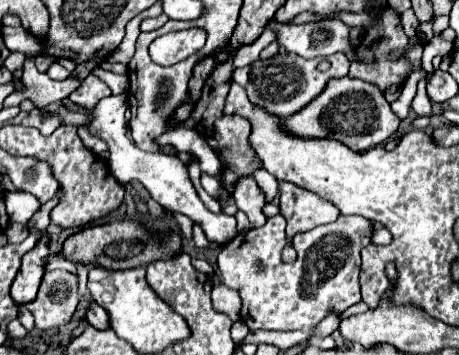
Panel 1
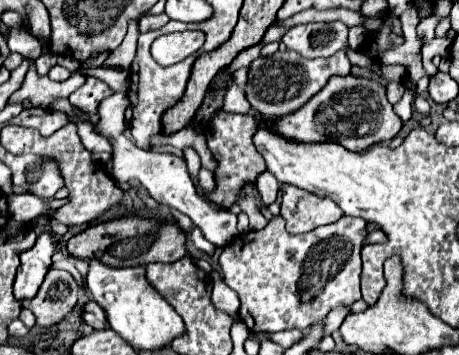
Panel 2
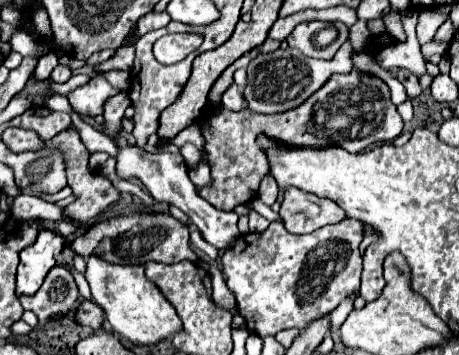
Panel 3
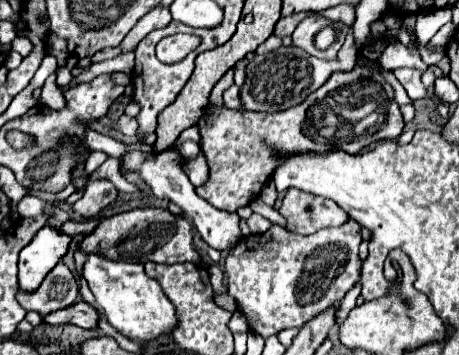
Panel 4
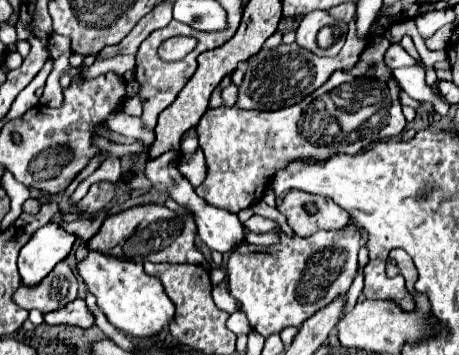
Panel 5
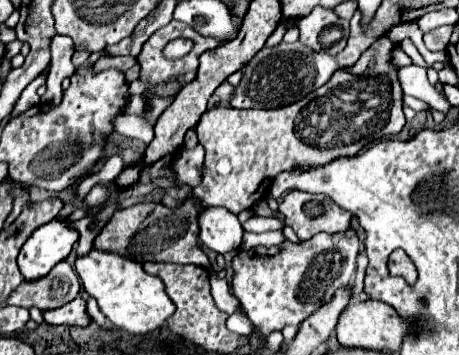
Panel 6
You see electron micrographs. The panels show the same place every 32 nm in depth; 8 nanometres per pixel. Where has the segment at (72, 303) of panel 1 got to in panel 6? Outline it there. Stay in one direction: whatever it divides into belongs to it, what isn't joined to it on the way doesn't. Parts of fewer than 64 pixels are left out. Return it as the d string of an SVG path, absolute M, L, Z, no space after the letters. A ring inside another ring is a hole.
M62 260L44 278L22 282L16 290L12 290L8 296L8 304L22 308L36 306L44 312L68 304L78 296L78 292L80 292L78 274L66 260Z

